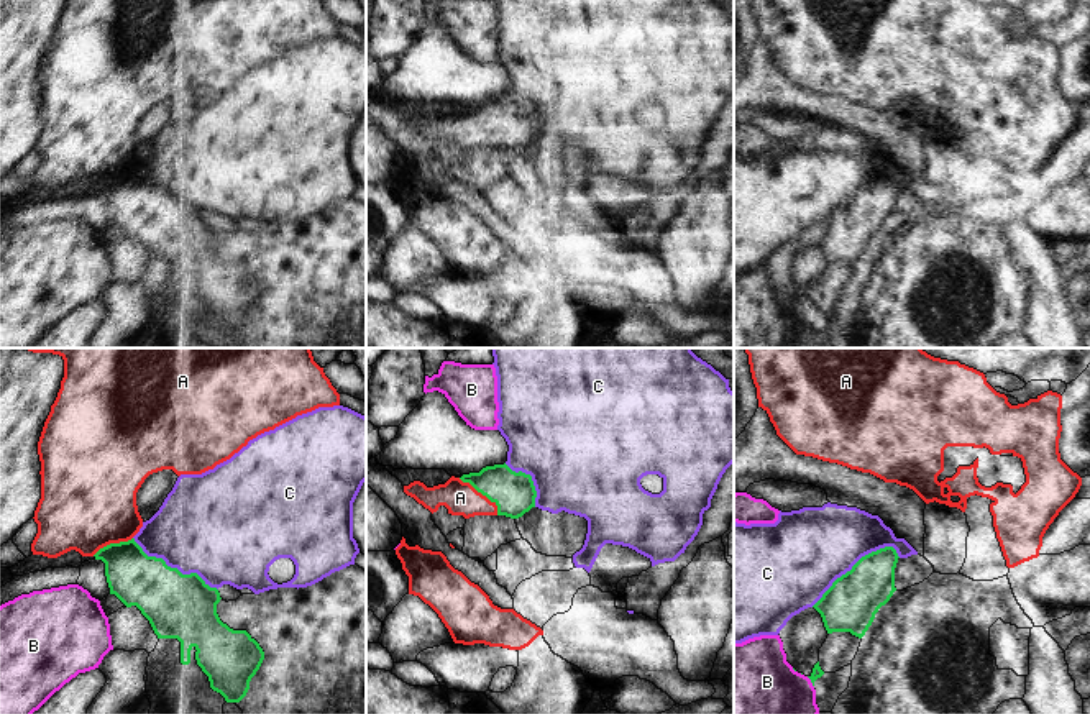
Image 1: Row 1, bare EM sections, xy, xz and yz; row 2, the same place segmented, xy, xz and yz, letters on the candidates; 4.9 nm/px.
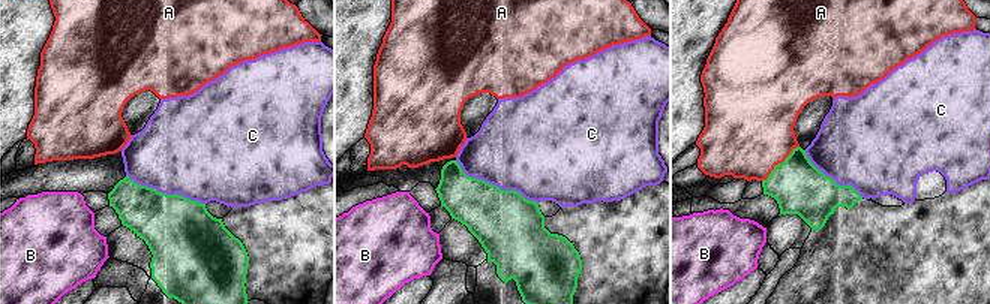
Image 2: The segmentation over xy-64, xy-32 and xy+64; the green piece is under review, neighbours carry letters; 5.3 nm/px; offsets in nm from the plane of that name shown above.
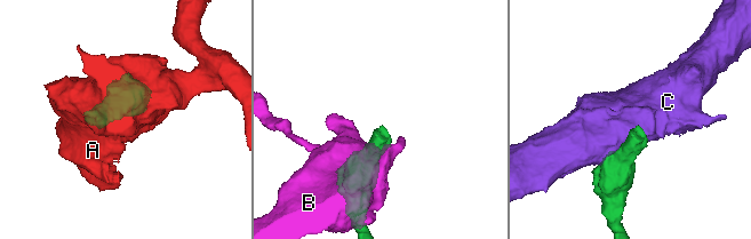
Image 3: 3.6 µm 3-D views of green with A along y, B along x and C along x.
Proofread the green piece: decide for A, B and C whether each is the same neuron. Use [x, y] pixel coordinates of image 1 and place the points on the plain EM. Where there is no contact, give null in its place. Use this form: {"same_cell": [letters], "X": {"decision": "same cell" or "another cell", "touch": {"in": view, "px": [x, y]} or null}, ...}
{"same_cell": ["A"], "A": {"decision": "same cell", "touch": {"in": "xz", "px": [481, 125]}}, "B": {"decision": "another cell", "touch": {"in": "yz", "px": [811, 314]}}, "C": {"decision": "another cell", "touch": {"in": "yz", "px": [852, 199]}}}

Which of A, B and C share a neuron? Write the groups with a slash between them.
A / B / C

